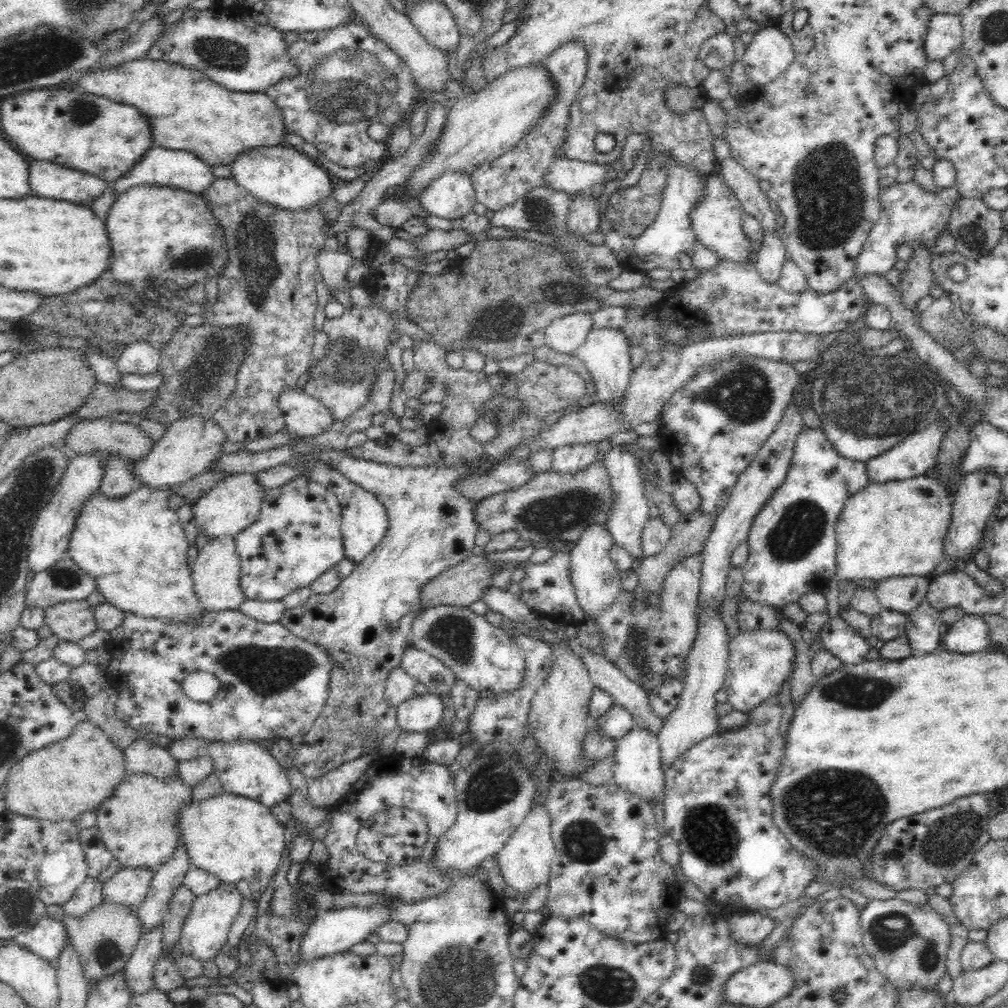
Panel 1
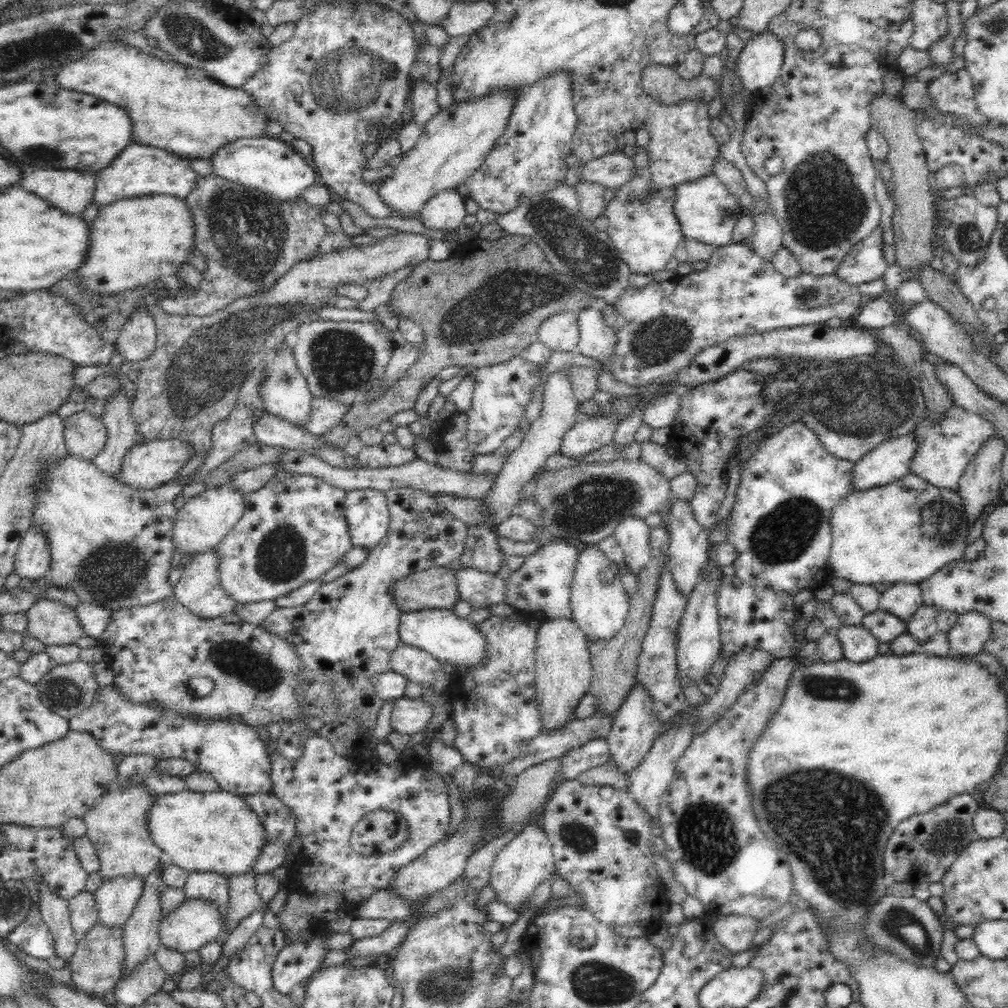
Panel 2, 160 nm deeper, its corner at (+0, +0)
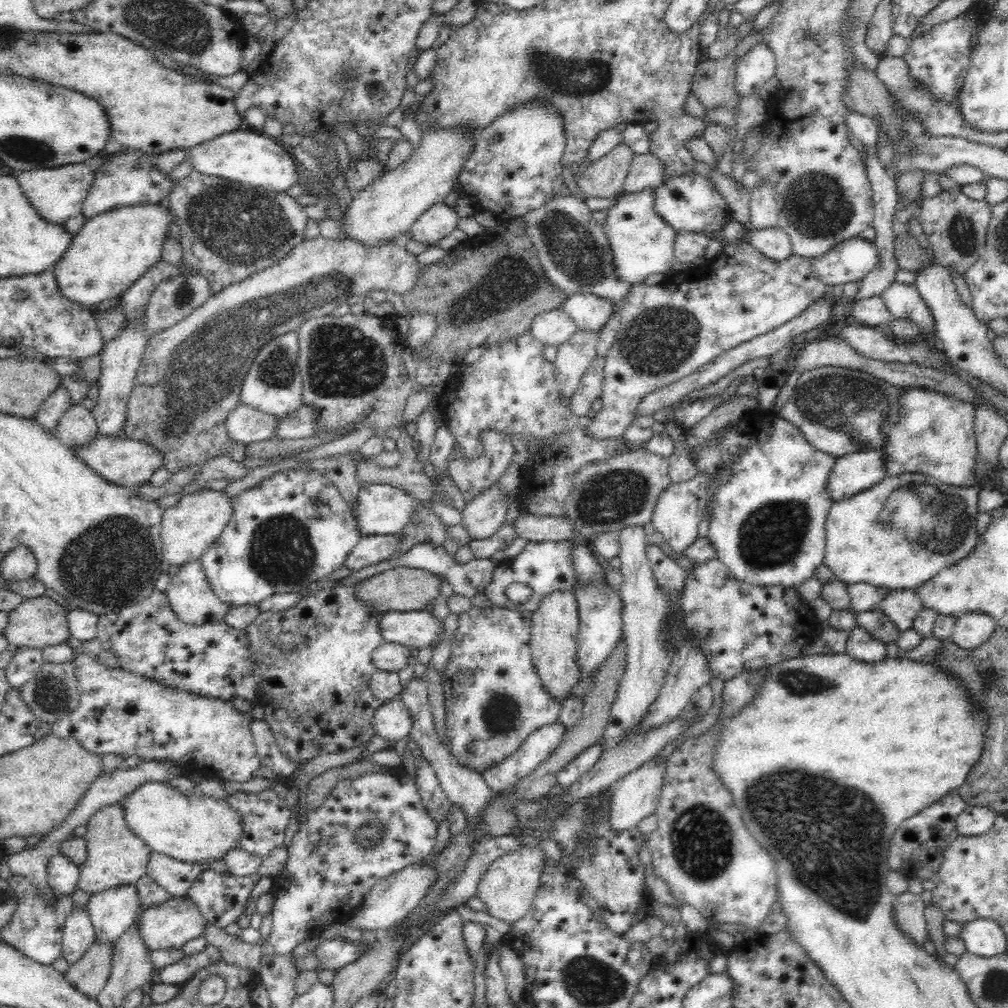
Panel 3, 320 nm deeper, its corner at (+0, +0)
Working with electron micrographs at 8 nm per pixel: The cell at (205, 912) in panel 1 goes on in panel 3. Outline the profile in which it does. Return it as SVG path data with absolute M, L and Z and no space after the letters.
M171 896L162 904L146 907L139 912L135 920L134 926L139 926L137 932L139 932L140 939L151 951L170 948L180 949L180 946L186 942L201 936L208 924L198 907L187 896Z

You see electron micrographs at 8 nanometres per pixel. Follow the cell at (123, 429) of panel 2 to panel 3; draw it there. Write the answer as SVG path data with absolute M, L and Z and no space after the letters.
M182 269L176 276L165 279L151 292L143 312L134 320L124 323L120 334L112 340L103 342L101 351L101 376L97 380L99 399L91 411L96 419L98 432L104 436L120 435L124 426L126 402L135 385L135 375L144 358L148 340L158 332L168 330L190 316L196 308L202 307L211 294L208 279L199 271Z

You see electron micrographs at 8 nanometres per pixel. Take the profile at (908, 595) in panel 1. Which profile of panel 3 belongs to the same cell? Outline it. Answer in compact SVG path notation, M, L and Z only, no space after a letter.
M896 590L881 600L879 609L899 631L905 631L913 628L914 619L924 607L915 590Z

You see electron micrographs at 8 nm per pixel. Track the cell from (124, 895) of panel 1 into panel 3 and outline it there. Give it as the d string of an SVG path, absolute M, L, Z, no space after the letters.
M135 885L107 888L91 894L86 910L96 943L114 943L136 924L140 912Z

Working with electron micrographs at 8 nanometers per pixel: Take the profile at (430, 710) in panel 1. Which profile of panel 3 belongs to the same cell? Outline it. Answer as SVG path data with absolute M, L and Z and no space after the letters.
M400 698L384 701L374 710L372 722L374 735L383 739L396 742L400 738L409 736L412 728L412 715Z

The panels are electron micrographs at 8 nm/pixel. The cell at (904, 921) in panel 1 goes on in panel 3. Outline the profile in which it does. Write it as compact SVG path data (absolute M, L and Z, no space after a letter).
M908 890L895 895L893 916L898 929L902 929L904 935L912 937L917 944L922 945L929 937L927 922L924 918L926 904L919 894Z

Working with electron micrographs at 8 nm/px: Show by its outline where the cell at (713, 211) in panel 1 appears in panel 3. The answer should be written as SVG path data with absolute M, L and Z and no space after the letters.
M684 173L672 177L654 188L654 213L658 213L674 230L691 230L692 232L719 232L722 228L722 216L726 212L726 200L712 189L710 181L697 173Z

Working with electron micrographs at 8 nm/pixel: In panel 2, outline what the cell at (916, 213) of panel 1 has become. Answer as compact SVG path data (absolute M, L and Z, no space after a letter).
M878 228L853 244L832 274L848 284L859 285L882 277L887 266L882 251L882 230Z

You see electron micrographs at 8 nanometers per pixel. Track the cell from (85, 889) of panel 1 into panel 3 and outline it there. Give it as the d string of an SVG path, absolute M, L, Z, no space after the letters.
M74 908L67 916L62 940L62 958L68 965L77 963L95 942L95 933L88 911Z

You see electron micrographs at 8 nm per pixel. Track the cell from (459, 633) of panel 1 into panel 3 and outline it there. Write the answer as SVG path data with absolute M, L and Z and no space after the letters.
M420 609L382 613L378 618L378 631L386 642L421 649L440 640L444 628L436 616Z

